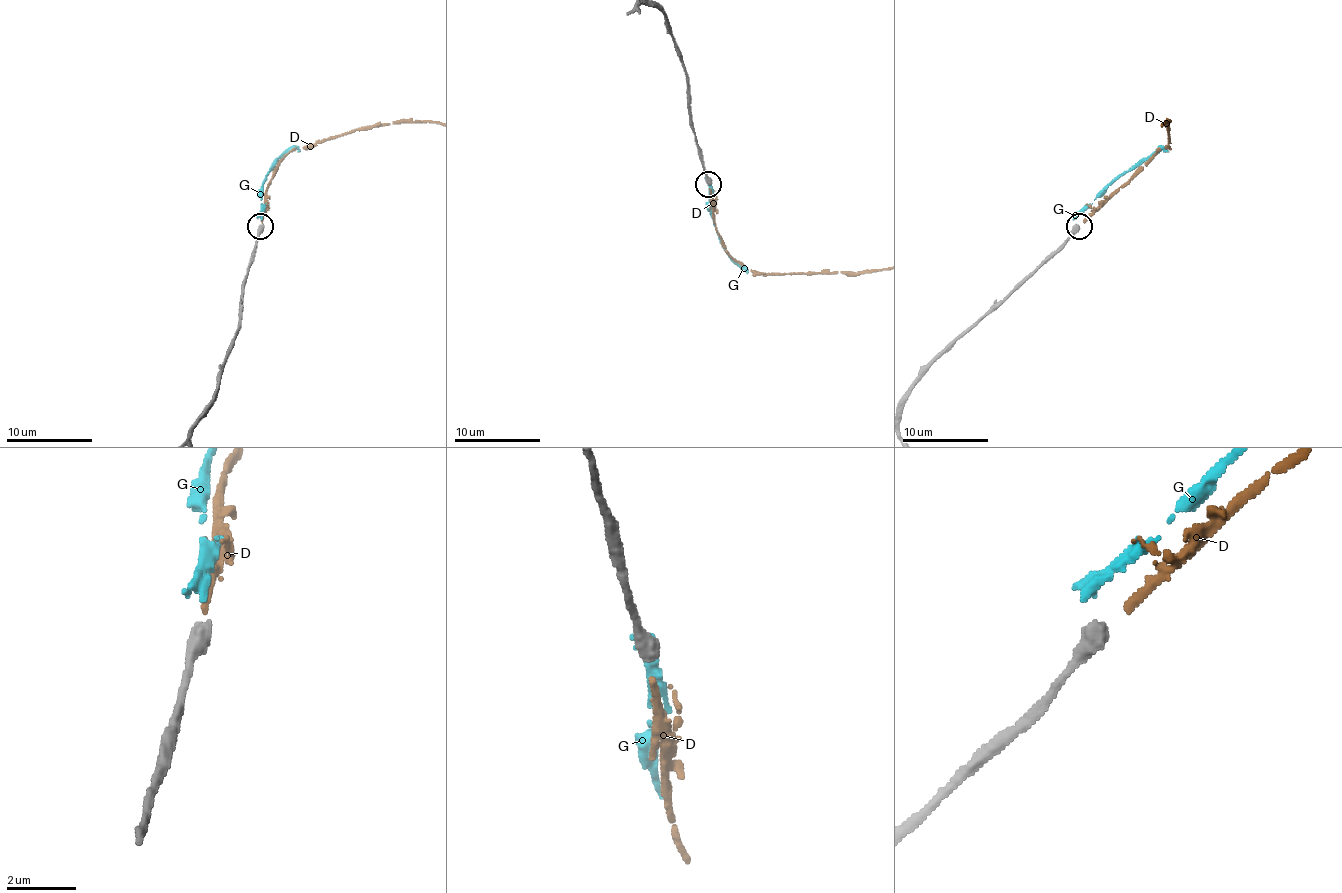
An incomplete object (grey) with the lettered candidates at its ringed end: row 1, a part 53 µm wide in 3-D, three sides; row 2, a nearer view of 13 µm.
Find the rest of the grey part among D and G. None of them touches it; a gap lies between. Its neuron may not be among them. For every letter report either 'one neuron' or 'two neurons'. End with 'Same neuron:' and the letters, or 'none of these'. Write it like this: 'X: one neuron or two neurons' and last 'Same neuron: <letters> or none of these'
D: one neuron
G: two neurons
Same neuron: D

